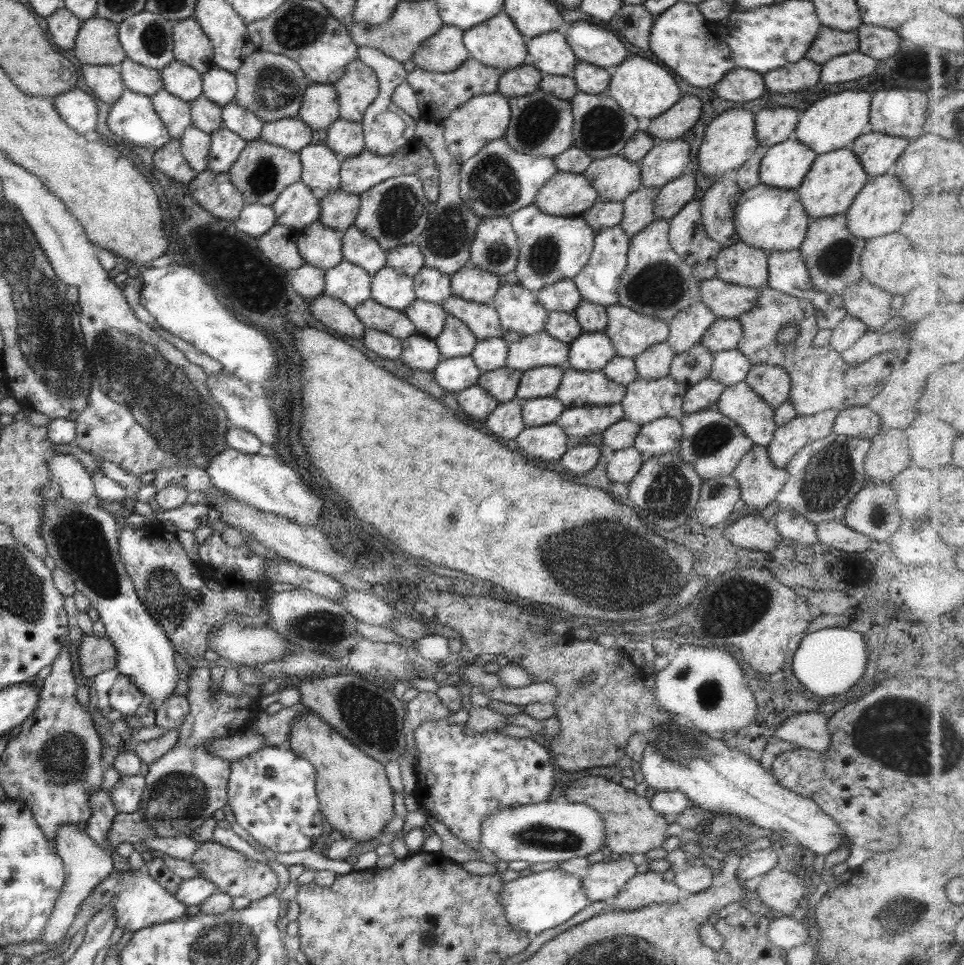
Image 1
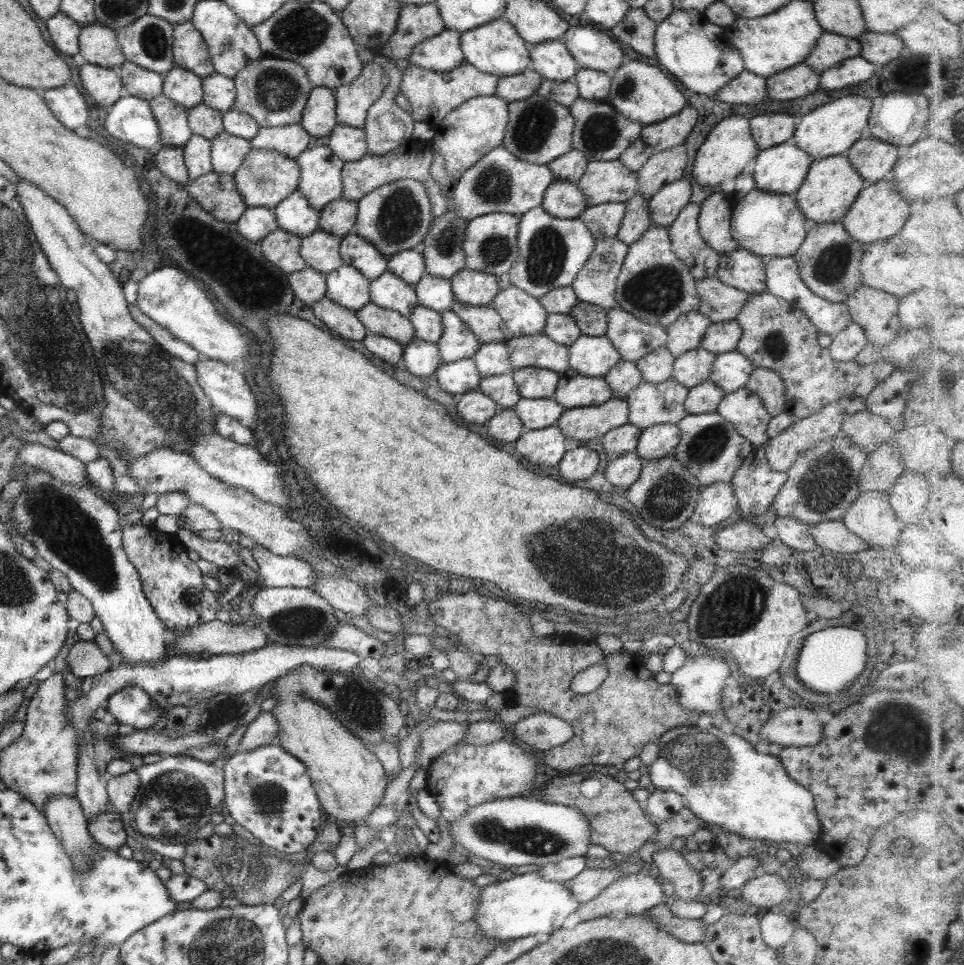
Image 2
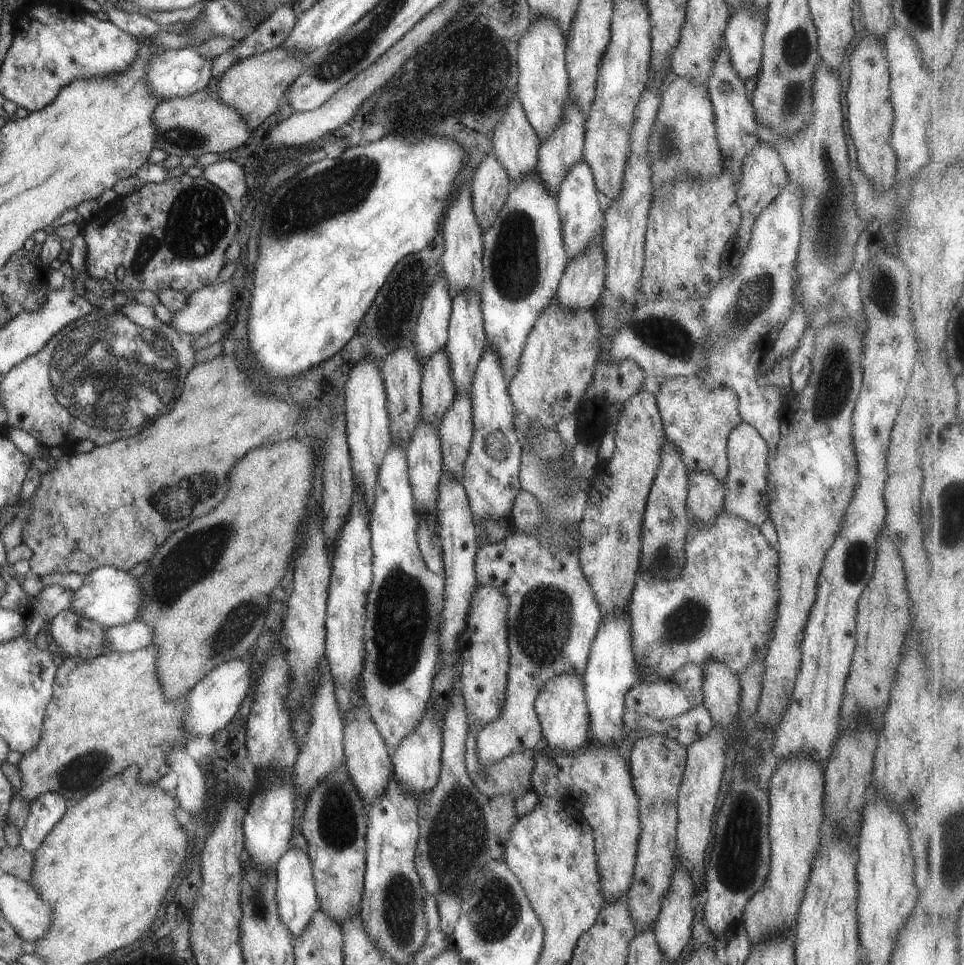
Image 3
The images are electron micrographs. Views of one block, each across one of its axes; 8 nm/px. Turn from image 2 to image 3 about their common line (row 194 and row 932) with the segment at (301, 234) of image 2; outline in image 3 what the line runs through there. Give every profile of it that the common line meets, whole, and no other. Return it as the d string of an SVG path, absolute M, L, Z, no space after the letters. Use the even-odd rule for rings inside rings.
M295 847L287 849L277 861L275 880L278 918L289 934L295 938L307 926L319 905L307 852Z

